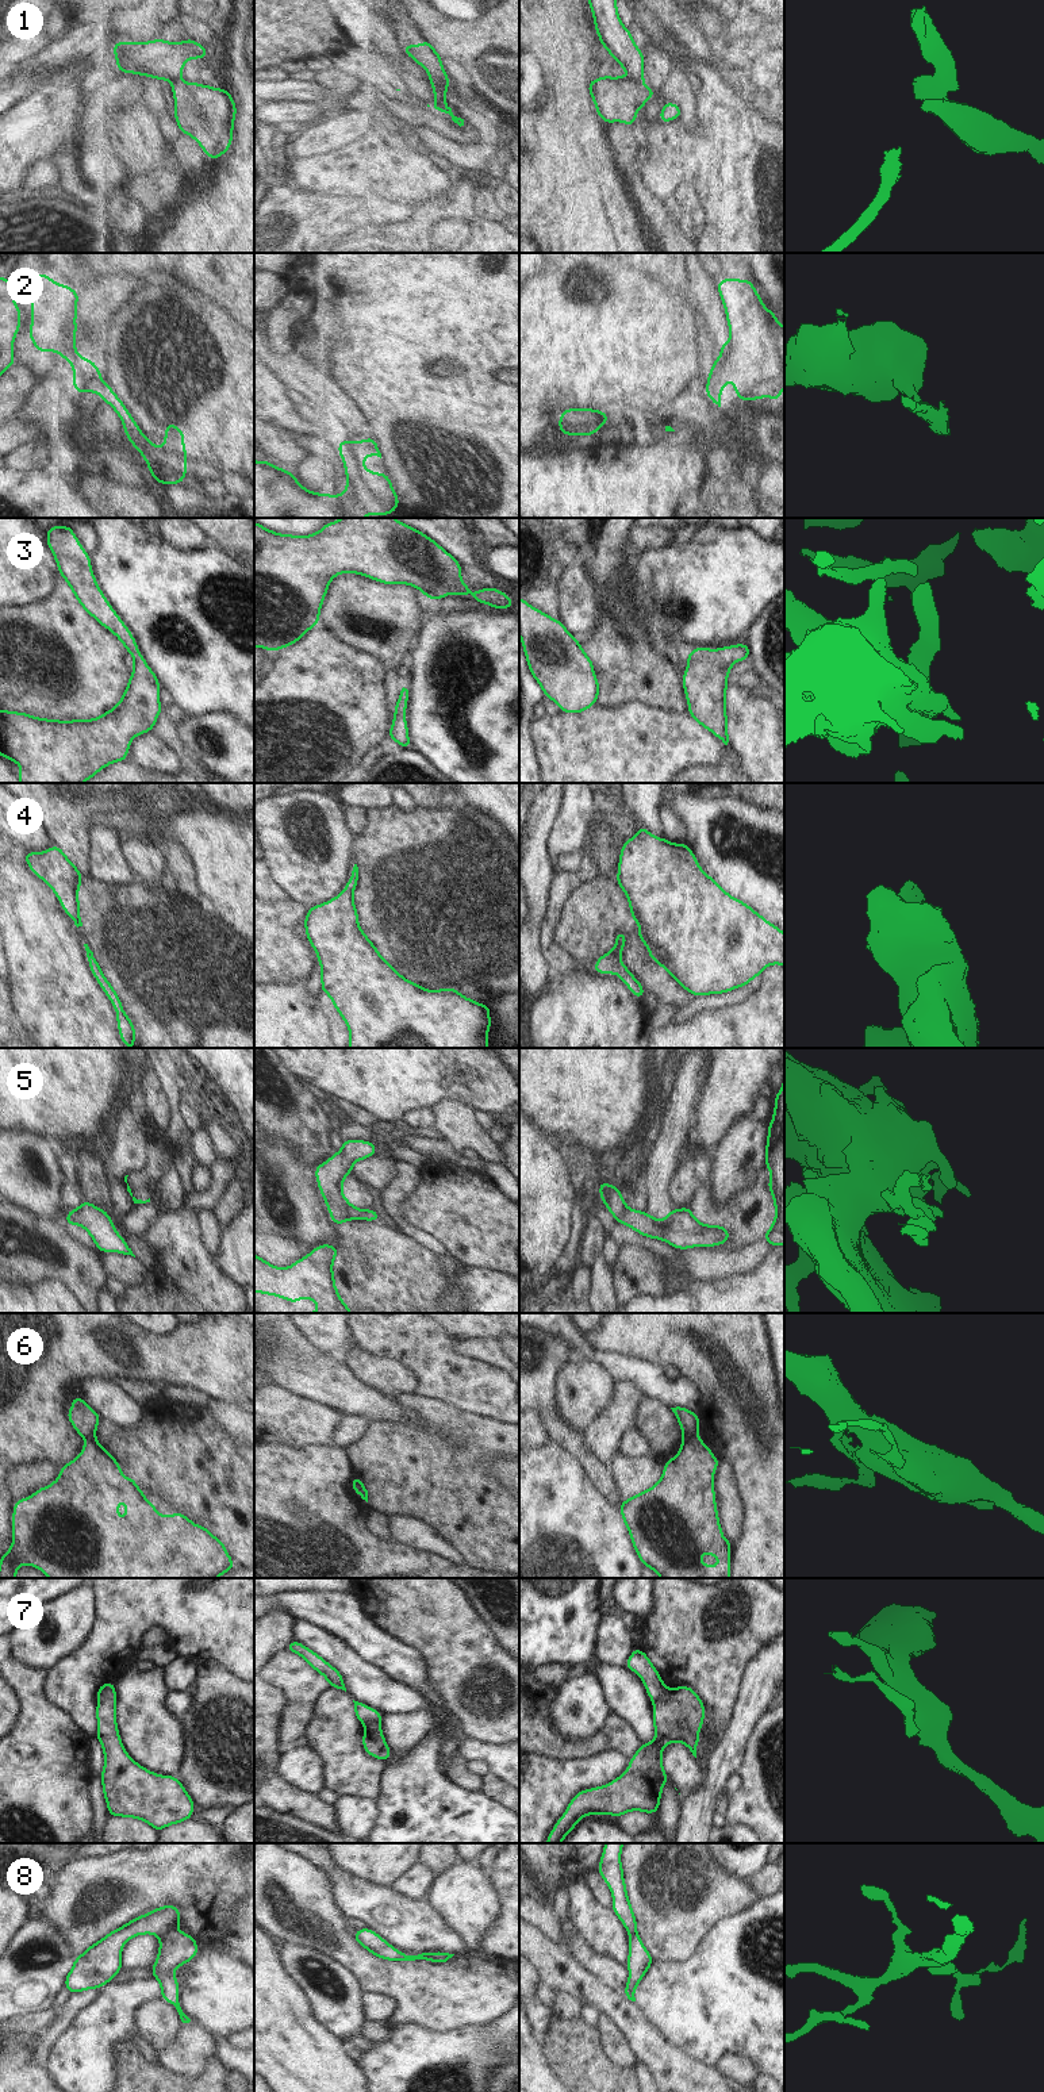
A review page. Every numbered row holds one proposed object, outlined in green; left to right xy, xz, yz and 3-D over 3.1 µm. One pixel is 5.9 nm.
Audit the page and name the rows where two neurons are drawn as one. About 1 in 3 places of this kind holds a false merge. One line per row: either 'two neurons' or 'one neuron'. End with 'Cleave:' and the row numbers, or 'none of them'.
1: two neurons
2: one neuron
3: one neuron
4: one neuron
5: one neuron
6: two neurons
7: two neurons
8: two neurons
Cleave: 1, 6, 7, 8

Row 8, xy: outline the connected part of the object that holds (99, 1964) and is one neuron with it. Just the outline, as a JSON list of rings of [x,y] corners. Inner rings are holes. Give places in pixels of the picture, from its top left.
[[[166,1904],[111,1931],[74,1958],[65,1989],[72,1993],[99,1989],[122,1970],[122,1949],[128,1939],[143,1934],[161,1936],[174,1930],[180,1920],[180,1908]]]

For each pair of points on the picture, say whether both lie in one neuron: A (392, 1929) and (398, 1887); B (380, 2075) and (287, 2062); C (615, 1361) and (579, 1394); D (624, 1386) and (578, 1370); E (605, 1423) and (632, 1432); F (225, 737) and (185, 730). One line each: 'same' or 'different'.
A: different
B: different
C: different
D: different
E: different
F: same

